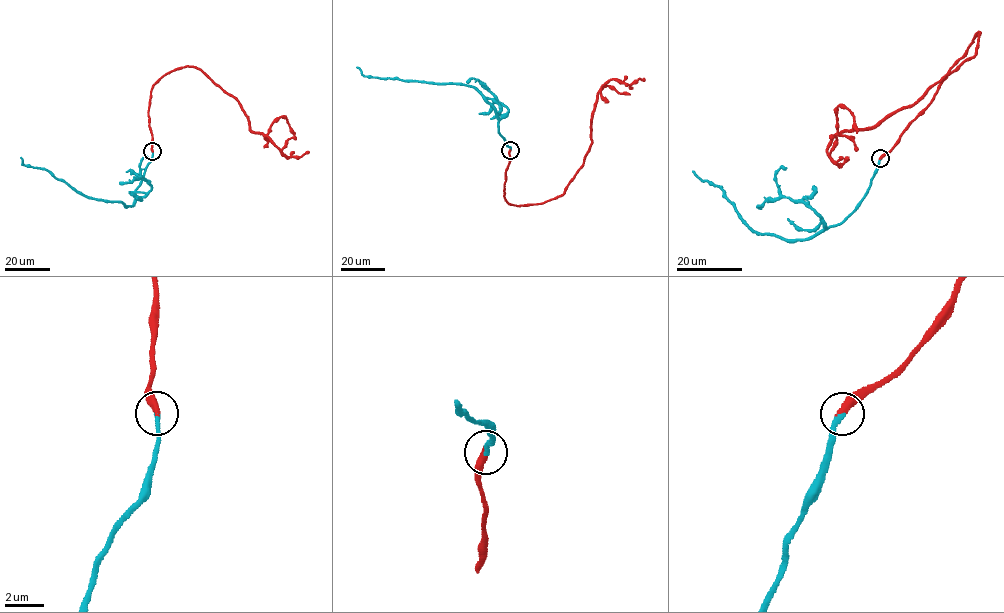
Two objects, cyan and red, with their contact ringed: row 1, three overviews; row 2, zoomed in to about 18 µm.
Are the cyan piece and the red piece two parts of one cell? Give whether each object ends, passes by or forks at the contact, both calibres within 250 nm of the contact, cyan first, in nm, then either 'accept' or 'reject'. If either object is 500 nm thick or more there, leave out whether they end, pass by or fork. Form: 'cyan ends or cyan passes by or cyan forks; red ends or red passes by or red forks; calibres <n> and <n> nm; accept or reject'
cyan ends; red ends; calibres 260 and 360 nm; accept

